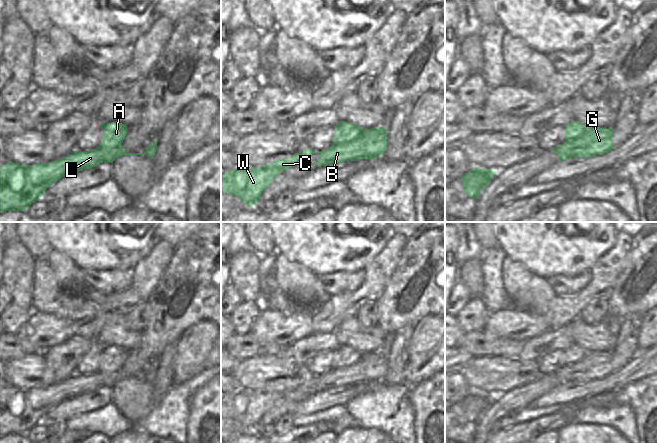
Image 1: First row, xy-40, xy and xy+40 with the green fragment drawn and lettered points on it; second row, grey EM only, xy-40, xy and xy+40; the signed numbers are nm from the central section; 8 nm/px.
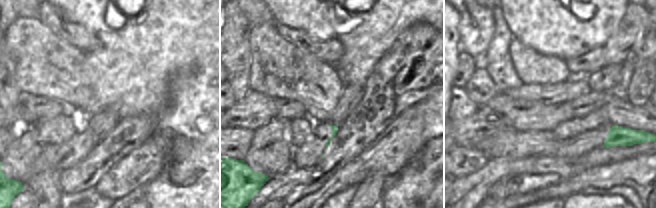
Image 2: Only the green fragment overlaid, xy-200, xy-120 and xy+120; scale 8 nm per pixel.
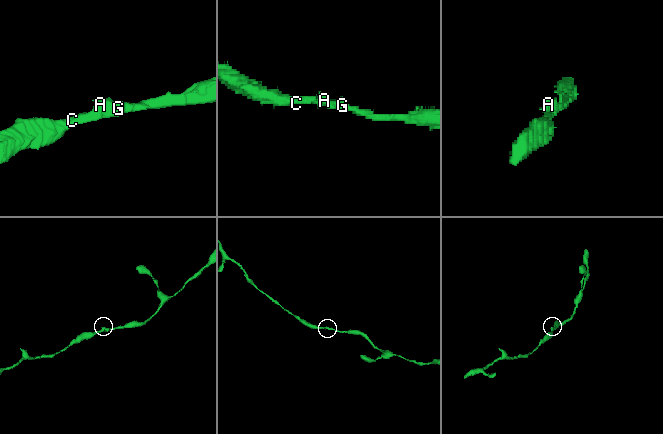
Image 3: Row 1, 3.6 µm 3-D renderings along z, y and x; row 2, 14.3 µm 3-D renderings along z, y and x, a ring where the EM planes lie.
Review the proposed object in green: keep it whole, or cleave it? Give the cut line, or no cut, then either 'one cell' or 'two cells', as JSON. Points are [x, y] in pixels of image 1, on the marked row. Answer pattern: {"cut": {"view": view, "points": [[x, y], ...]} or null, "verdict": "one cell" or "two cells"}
{"cut": null, "verdict": "one cell"}

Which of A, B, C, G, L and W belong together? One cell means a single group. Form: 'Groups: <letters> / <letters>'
Groups: A B C G L W

